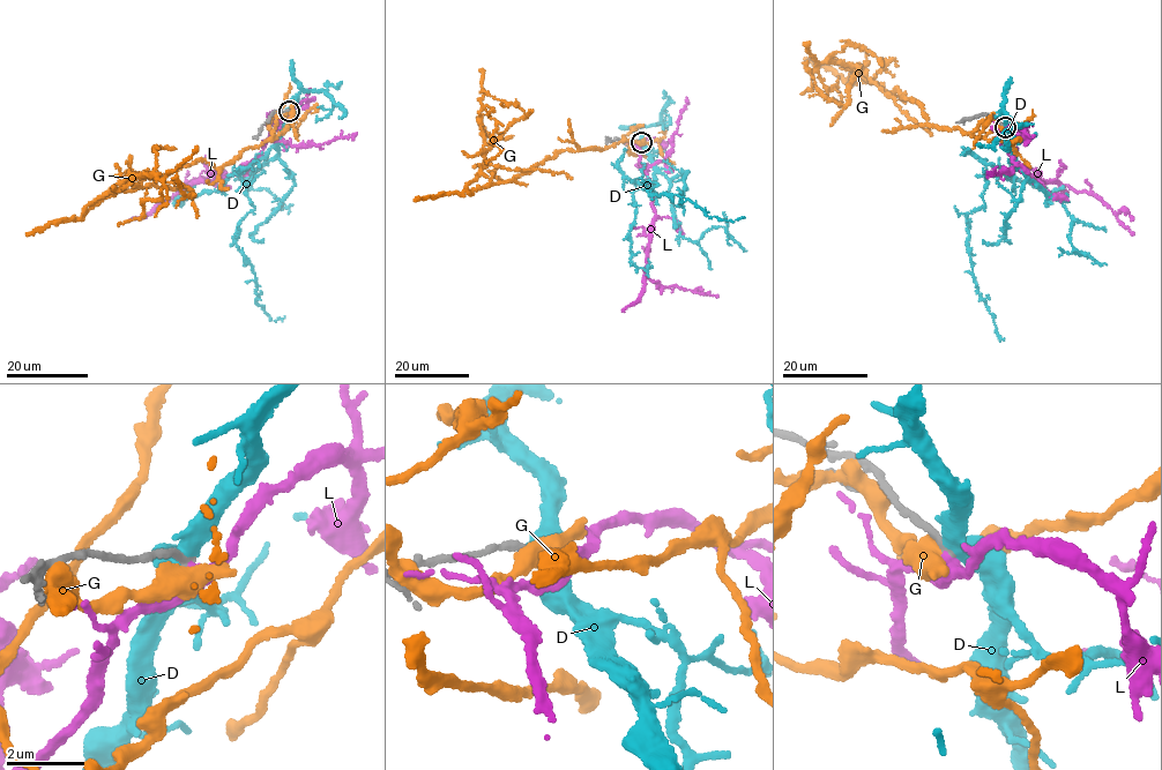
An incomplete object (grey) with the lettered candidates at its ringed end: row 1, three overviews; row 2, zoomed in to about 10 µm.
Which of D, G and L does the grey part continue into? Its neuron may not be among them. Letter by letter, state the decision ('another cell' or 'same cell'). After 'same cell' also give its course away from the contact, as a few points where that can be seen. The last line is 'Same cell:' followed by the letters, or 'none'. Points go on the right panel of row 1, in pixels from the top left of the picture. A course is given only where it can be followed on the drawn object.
D: another cell
G: another cell
L: same cell | via (1005, 127), (999, 129), (999, 137), (1012, 161), (1037, 182), (1059, 182), (1100, 199), (1132, 236)
Same cell: L

